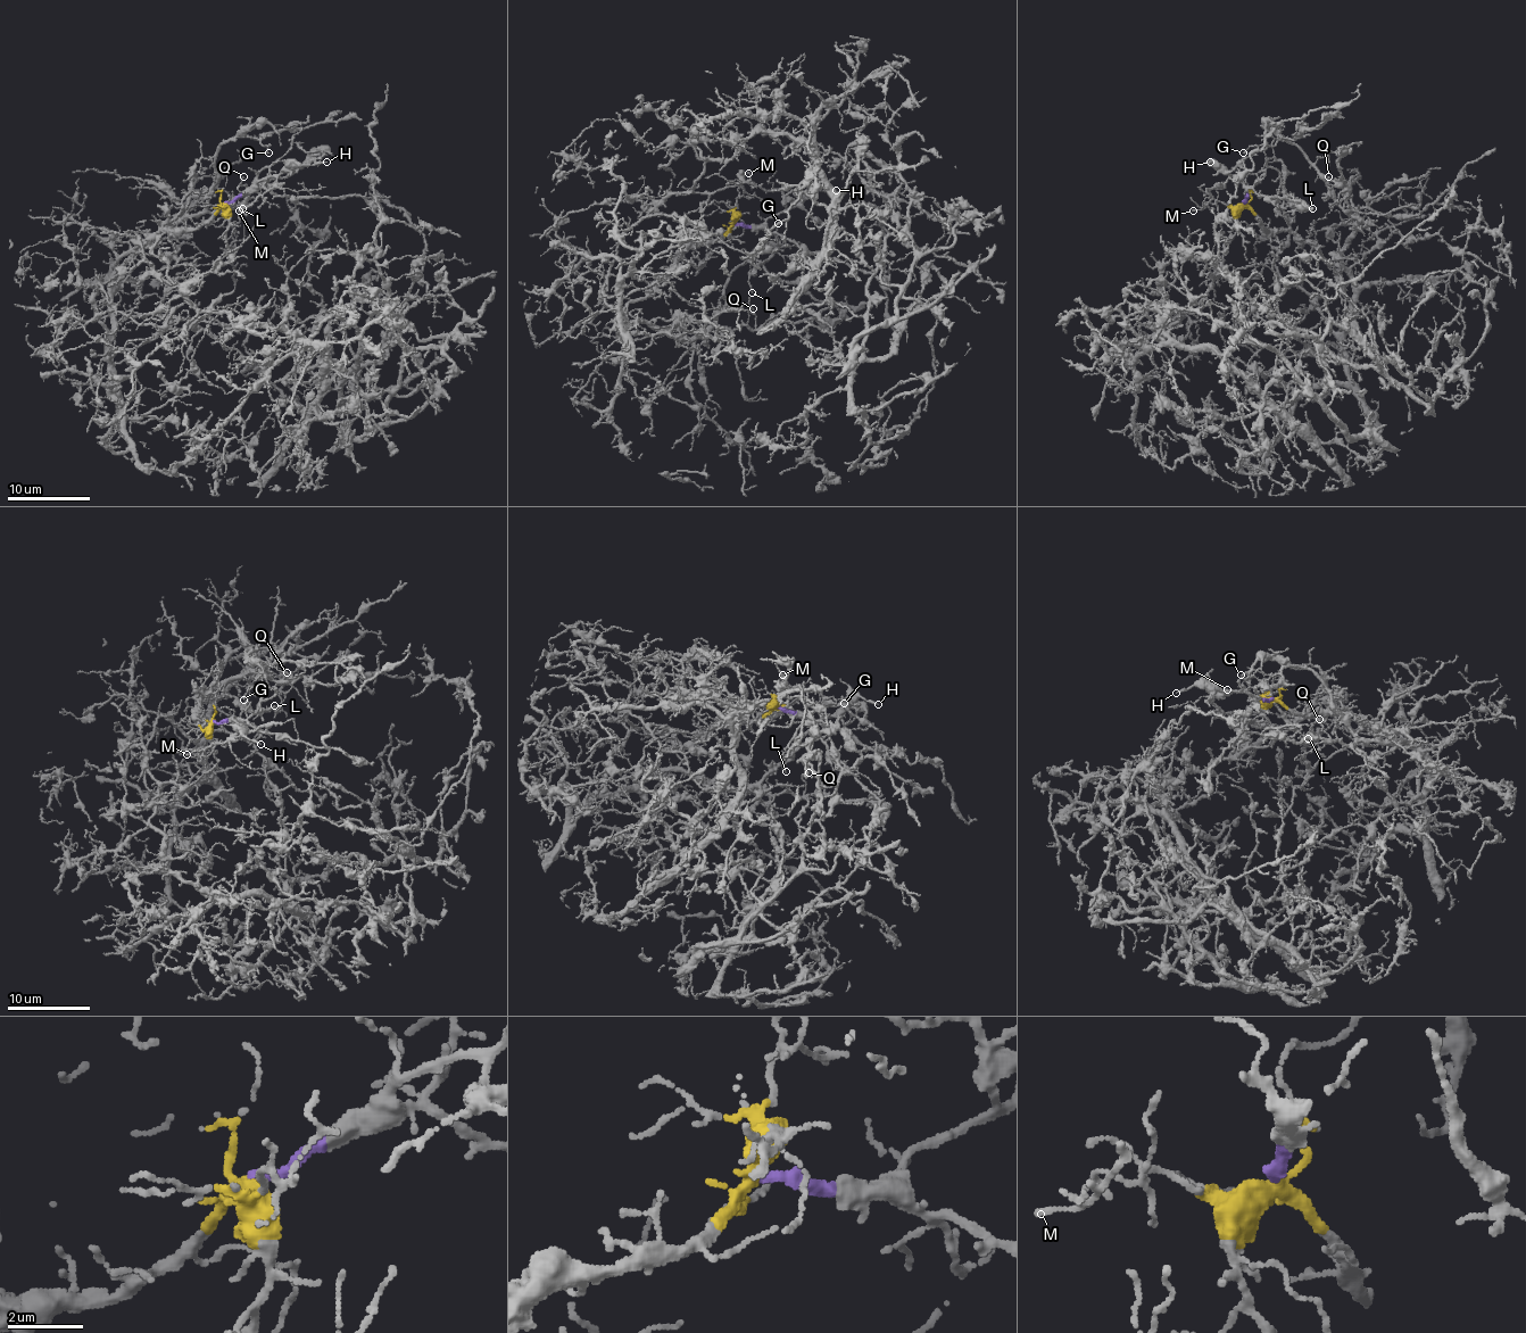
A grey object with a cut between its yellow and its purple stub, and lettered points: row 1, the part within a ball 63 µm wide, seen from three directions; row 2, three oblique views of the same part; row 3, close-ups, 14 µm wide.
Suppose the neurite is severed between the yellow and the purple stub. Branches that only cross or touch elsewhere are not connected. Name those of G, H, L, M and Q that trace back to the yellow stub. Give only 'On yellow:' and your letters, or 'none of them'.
On yellow: G, Q

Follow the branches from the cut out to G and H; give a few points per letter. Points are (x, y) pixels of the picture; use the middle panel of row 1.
G: (734, 224), (691, 245), (628, 305), (630, 320), (701, 334), (724, 307), (729, 276), (779, 245), (779, 222)
H: (736, 224), (762, 224), (797, 206), (812, 191), (837, 189)

